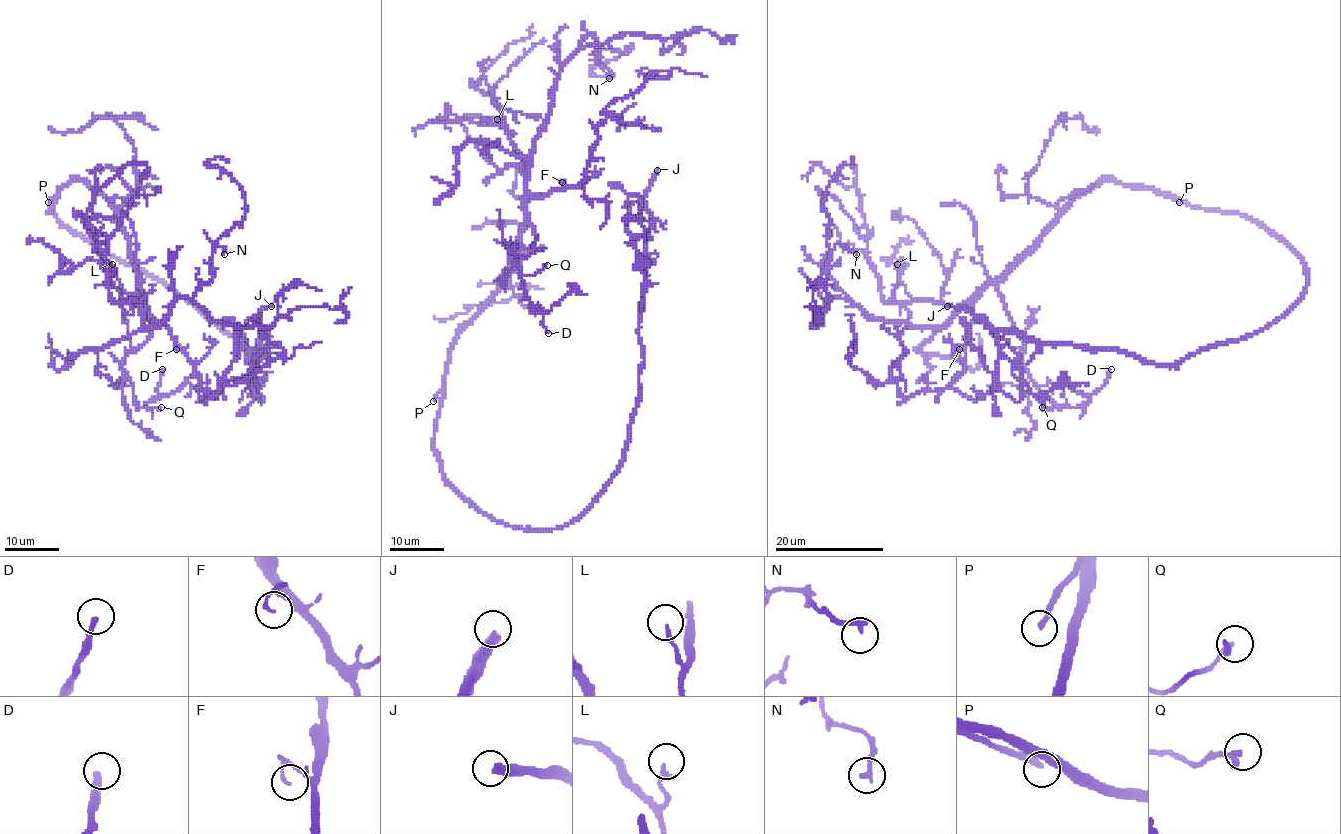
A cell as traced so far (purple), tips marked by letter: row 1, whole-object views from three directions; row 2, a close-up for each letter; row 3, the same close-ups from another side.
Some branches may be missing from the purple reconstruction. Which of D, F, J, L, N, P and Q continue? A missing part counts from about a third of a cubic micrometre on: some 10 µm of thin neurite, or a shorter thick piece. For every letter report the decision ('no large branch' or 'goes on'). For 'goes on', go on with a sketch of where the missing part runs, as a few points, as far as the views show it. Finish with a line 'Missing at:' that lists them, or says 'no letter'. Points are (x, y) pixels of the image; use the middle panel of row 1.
D: goes on | (548, 333), (552, 337), (551, 347), (559, 356), (587, 354), (605, 360), (617, 370), (620, 370), (619, 366)
F: no large branch
J: goes on
L: no large branch
N: no large branch
P: goes on
Q: no large branch
Missing at: D, J, P

